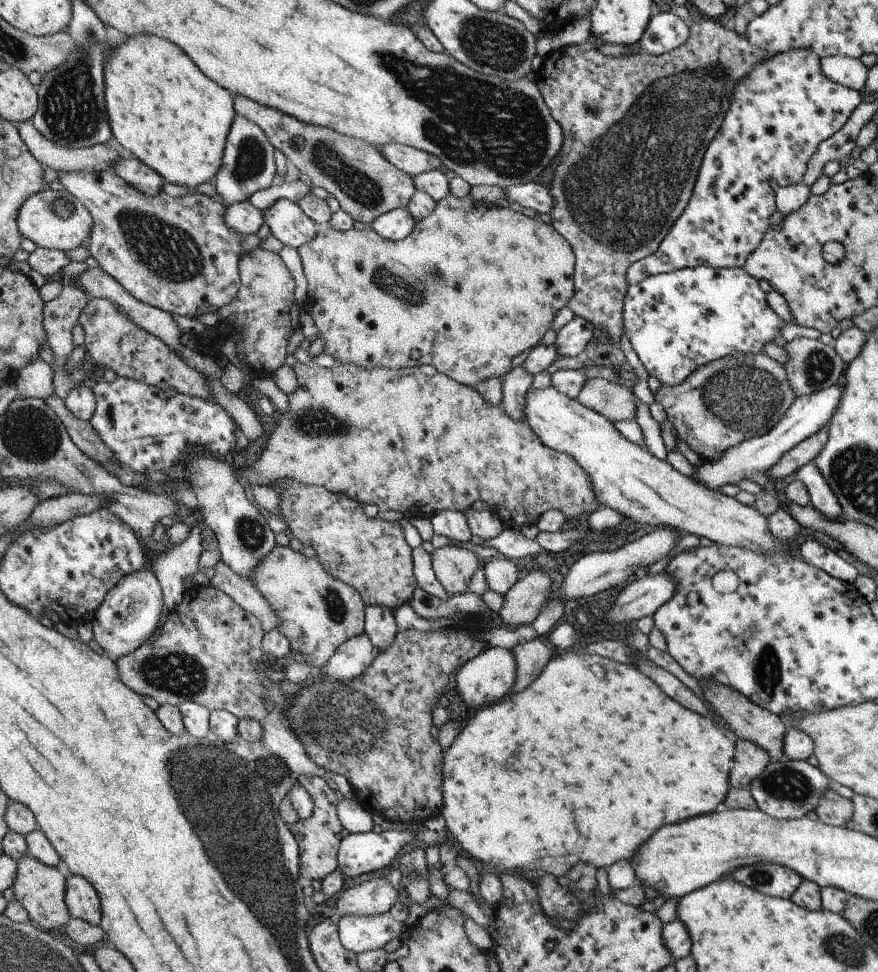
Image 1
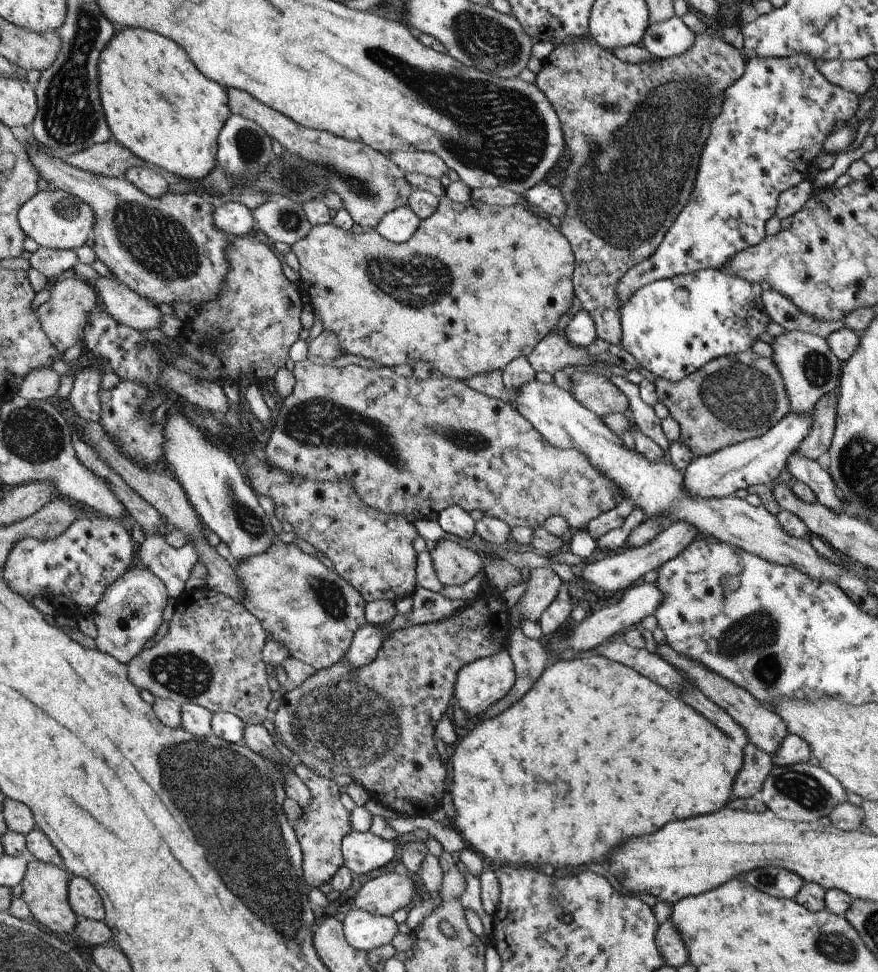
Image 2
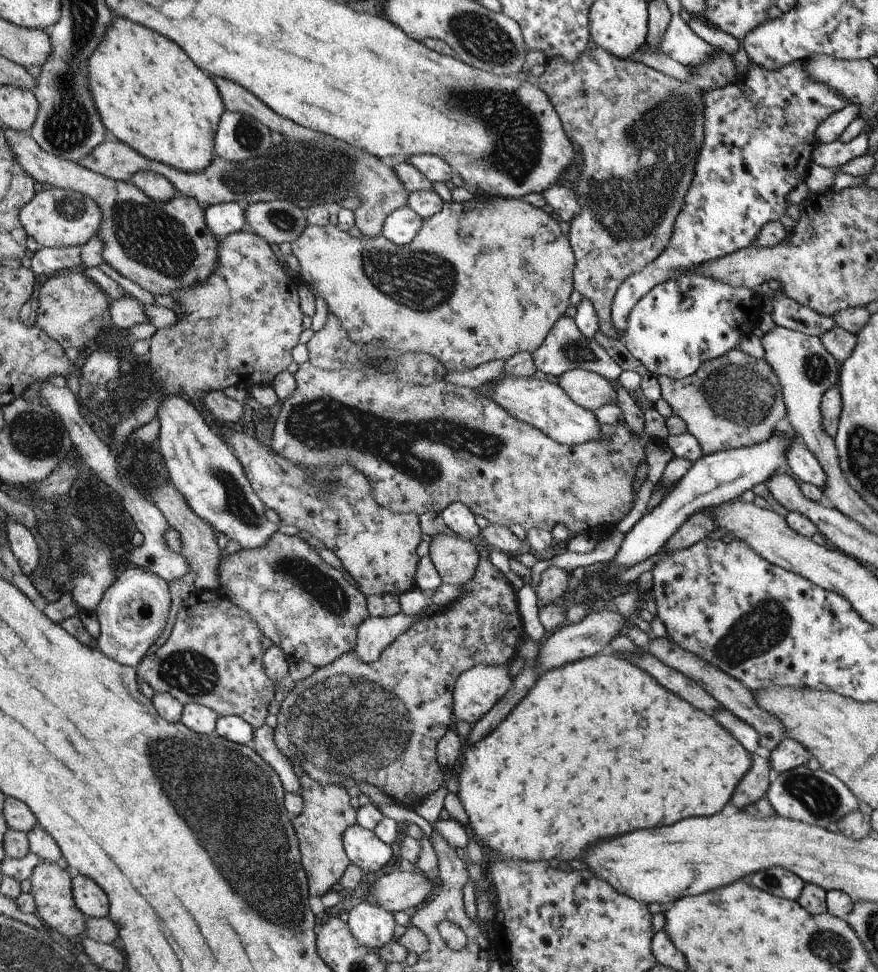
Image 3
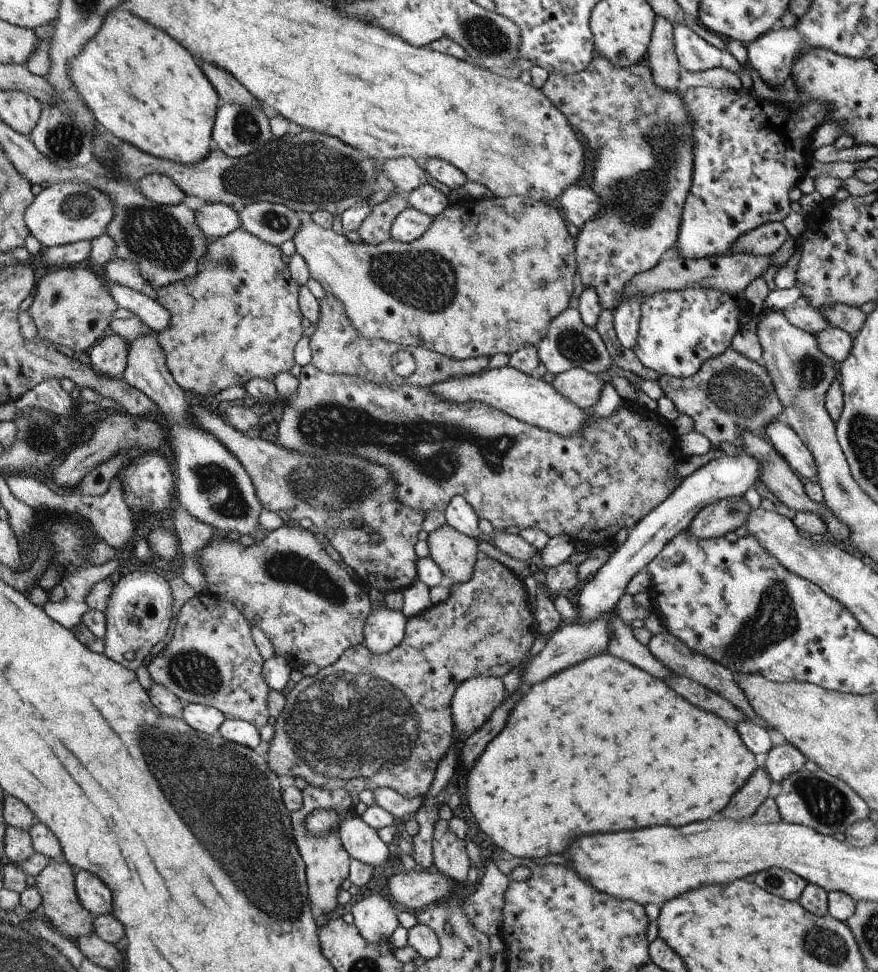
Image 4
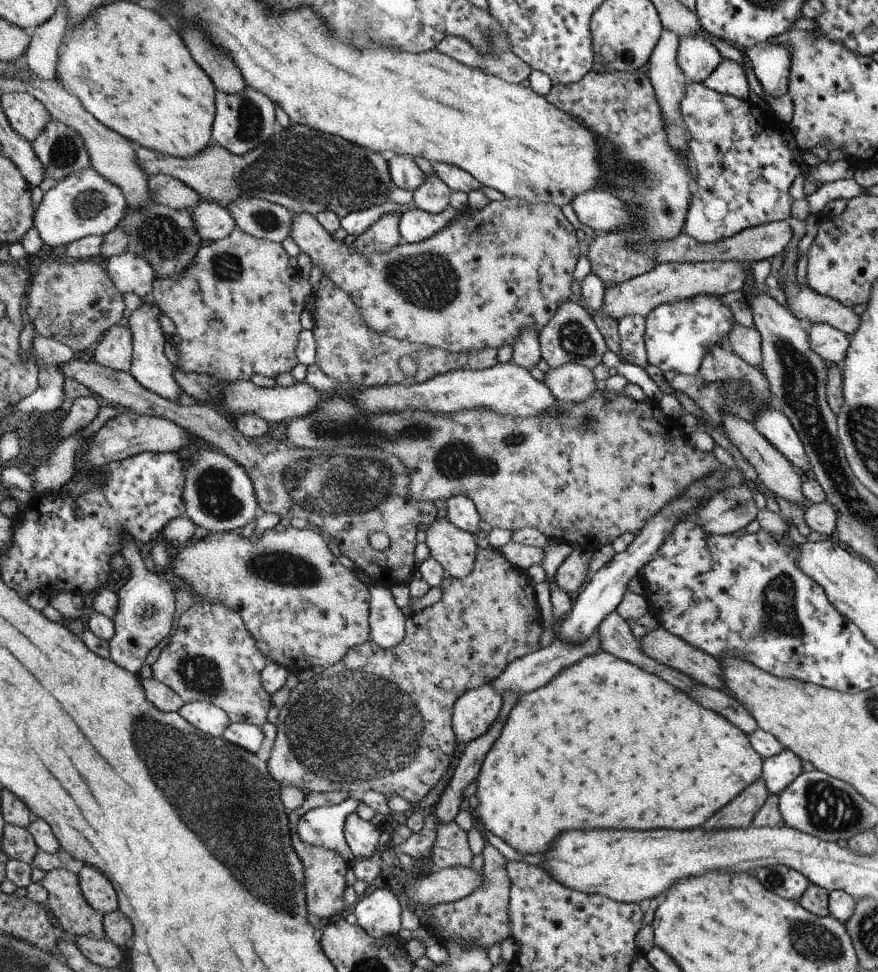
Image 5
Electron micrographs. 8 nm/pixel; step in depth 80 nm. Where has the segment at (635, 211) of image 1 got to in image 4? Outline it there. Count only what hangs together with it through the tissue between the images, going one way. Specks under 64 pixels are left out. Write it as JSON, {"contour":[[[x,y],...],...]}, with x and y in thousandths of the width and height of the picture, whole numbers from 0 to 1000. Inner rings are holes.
{"contour":[[[679,56],[674,60],[673,67],[669,72],[656,74],[656,76],[624,76],[624,82],[617,86],[620,98],[646,119],[647,126],[654,132],[656,138],[661,138],[666,144],[666,148],[671,150],[677,158],[677,189],[670,191],[674,198],[681,200],[686,216],[681,220],[681,224],[667,228],[665,233],[659,234],[656,244],[656,258],[658,264],[656,270],[659,271],[659,282],[662,292],[665,298],[679,298],[682,303],[683,315],[687,319],[698,319],[705,314],[705,310],[710,307],[710,300],[719,289],[731,281],[737,281],[738,278],[746,277],[754,269],[757,262],[764,260],[770,249],[773,248],[773,236],[778,227],[778,216],[781,213],[782,204],[786,202],[787,188],[790,186],[790,169],[792,169],[792,122],[788,121],[787,115],[779,109],[778,97],[776,93],[756,93],[746,84],[746,76],[743,73],[740,66],[730,63],[721,68],[706,69],[702,68],[696,61],[688,60]]]}

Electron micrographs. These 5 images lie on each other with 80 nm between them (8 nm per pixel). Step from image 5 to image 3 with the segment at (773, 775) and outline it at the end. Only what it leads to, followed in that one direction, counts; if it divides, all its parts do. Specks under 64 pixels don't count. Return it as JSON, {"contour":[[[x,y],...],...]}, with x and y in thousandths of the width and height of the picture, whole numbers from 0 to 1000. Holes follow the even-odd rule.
{"contour":[[[894,758],[883,771],[878,772],[875,782],[880,795],[892,795],[913,787],[918,788],[924,779],[910,763]]]}

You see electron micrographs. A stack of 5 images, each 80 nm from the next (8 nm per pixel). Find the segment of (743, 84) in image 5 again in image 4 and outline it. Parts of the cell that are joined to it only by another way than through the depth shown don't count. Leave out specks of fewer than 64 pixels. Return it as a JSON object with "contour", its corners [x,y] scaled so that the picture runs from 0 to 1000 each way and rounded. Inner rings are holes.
{"contour":[[[772,68],[772,88],[776,94],[790,88],[811,88],[825,93],[843,93],[845,86],[842,78],[827,70],[814,69],[803,74],[787,74],[779,68]]]}

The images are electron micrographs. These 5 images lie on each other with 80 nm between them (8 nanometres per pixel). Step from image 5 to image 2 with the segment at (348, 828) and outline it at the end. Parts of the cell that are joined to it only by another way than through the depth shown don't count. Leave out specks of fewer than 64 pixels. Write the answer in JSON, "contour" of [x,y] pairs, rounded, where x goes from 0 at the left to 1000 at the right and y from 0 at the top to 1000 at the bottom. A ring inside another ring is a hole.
{"contour":[[[401,854],[390,868],[394,891],[402,899],[419,899],[440,891],[451,881],[451,873],[448,864],[441,865],[421,855]]]}

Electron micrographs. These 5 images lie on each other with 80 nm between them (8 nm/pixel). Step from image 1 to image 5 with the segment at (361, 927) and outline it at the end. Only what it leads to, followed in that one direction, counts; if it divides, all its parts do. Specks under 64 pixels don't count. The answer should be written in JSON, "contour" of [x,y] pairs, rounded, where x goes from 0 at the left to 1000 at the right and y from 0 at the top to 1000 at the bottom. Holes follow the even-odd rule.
{"contour":[[[429,915],[417,923],[412,922],[412,926],[404,929],[401,935],[407,944],[405,952],[419,958],[424,965],[435,965],[436,963],[442,965],[453,962],[457,955],[458,936],[453,924],[443,915]]]}

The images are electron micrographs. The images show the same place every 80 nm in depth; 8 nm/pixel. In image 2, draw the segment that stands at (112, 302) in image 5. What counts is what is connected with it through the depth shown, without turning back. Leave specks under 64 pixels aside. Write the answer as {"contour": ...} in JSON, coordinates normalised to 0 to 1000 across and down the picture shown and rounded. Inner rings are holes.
{"contour":[[[73,284],[73,287],[56,292],[54,295],[58,296],[58,303],[52,311],[46,314],[41,323],[55,348],[63,353],[68,364],[72,364],[79,356],[85,354],[83,345],[98,340],[96,332],[100,331],[105,317],[112,311],[112,305],[107,300],[107,296],[103,292],[98,292],[98,288],[93,288],[93,285],[90,284]]]}

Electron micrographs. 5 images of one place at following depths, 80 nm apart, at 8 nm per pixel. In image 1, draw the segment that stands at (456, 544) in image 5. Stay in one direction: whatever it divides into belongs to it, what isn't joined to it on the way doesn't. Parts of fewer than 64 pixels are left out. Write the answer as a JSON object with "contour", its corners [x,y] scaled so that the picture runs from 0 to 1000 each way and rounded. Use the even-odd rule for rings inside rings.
{"contour":[[[513,560],[495,565],[491,574],[497,596],[513,613],[533,609],[533,599],[547,582],[547,576],[538,568]]]}

